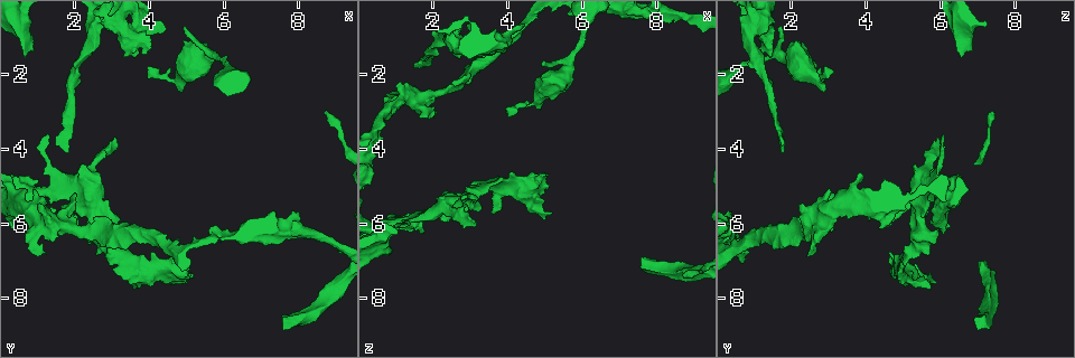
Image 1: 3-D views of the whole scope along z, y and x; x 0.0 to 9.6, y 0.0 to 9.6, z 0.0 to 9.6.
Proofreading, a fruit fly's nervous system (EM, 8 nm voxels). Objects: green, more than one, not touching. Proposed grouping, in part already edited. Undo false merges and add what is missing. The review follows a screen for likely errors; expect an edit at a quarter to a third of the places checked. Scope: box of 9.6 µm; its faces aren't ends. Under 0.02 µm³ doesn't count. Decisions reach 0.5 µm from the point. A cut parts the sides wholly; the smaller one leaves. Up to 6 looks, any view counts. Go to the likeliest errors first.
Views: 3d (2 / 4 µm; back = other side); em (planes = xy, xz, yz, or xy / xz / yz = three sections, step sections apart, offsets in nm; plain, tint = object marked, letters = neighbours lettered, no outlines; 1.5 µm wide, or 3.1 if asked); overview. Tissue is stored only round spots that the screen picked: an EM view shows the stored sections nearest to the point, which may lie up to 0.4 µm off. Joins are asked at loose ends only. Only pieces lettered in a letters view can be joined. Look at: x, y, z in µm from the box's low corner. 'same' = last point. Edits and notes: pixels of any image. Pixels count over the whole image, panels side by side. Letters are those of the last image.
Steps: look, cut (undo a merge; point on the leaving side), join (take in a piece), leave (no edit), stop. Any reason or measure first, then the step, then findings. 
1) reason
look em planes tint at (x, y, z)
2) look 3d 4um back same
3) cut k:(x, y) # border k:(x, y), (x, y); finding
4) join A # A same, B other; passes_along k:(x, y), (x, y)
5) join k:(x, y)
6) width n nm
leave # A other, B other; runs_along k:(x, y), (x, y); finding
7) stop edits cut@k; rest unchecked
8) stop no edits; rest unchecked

thin end
look 3d 4um at (1.80, 4.05, 1.70)

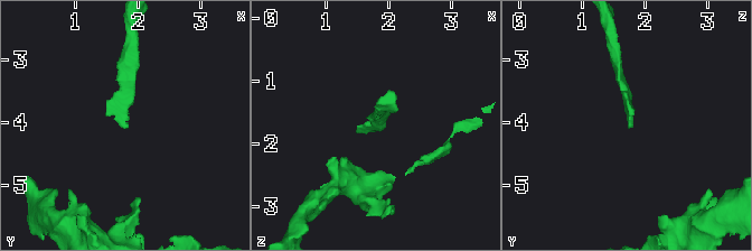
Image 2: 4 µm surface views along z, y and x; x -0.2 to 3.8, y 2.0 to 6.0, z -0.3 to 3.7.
need the tissue
look em 3.1um planes letters at (1.80, 4.10, 1.70)

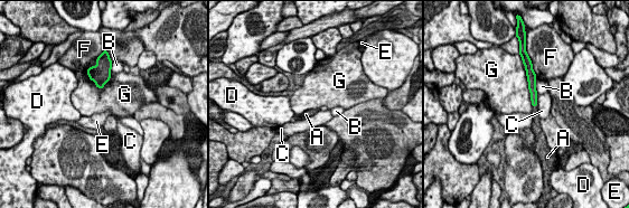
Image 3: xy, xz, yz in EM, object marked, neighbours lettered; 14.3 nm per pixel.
width 100 nm
join A # A same, B other, C other, D other, E other, F other, G other; passes_along 3:(533, 91), (534, 106), (535, 112); it goes on there

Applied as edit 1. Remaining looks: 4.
branch stops here
look em planes letters at (0.65, 1.55, 6.55)

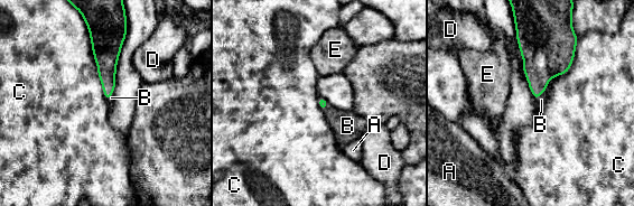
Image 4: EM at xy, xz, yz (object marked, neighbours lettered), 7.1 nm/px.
join B # A other, B same, C other, D other, E other; the cell continues

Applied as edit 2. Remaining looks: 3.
look overview

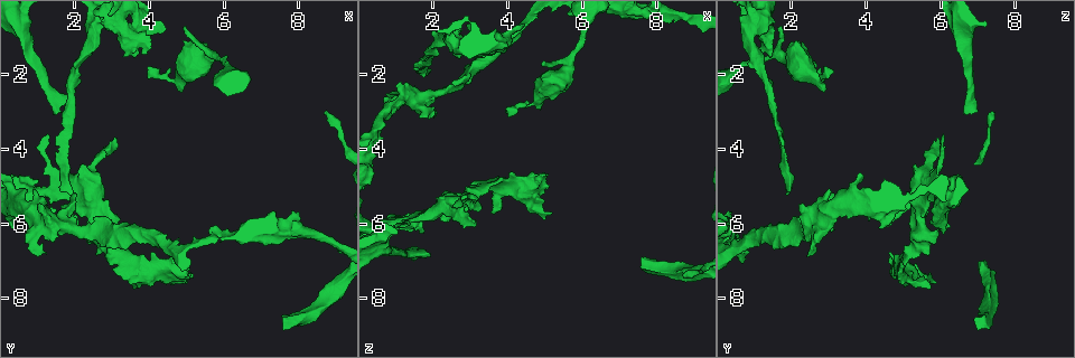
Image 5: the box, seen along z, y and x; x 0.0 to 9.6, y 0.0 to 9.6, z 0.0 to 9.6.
branch stops here
look em planes letters at (3.75, 6.85, 4.80)

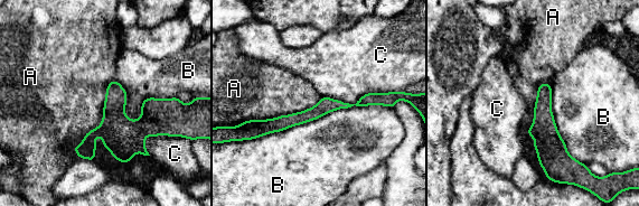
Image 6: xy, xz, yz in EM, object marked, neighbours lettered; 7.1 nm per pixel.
leave # A other, B other, C other; border 6:(114, 78), (76, 156); no lettered piece goes on from it

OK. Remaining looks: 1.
stop edits join@3, join@4; rest unchecked

